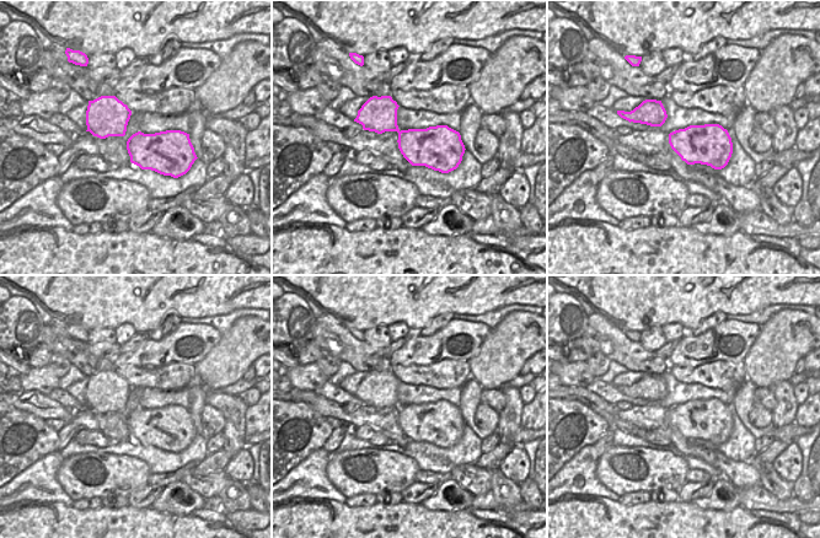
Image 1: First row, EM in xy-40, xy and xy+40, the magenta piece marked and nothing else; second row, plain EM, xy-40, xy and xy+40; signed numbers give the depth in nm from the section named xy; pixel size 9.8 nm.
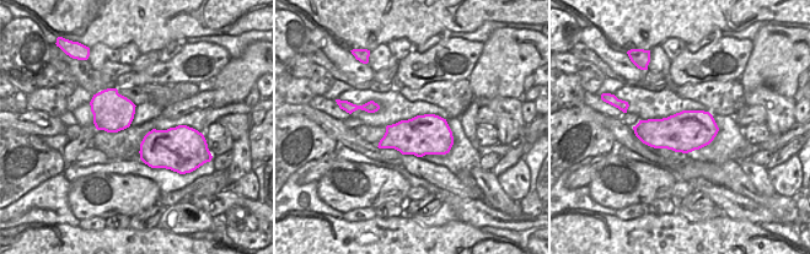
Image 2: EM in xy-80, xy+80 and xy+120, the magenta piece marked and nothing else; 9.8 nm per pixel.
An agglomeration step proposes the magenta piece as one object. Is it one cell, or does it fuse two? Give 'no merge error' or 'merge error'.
no merge error

